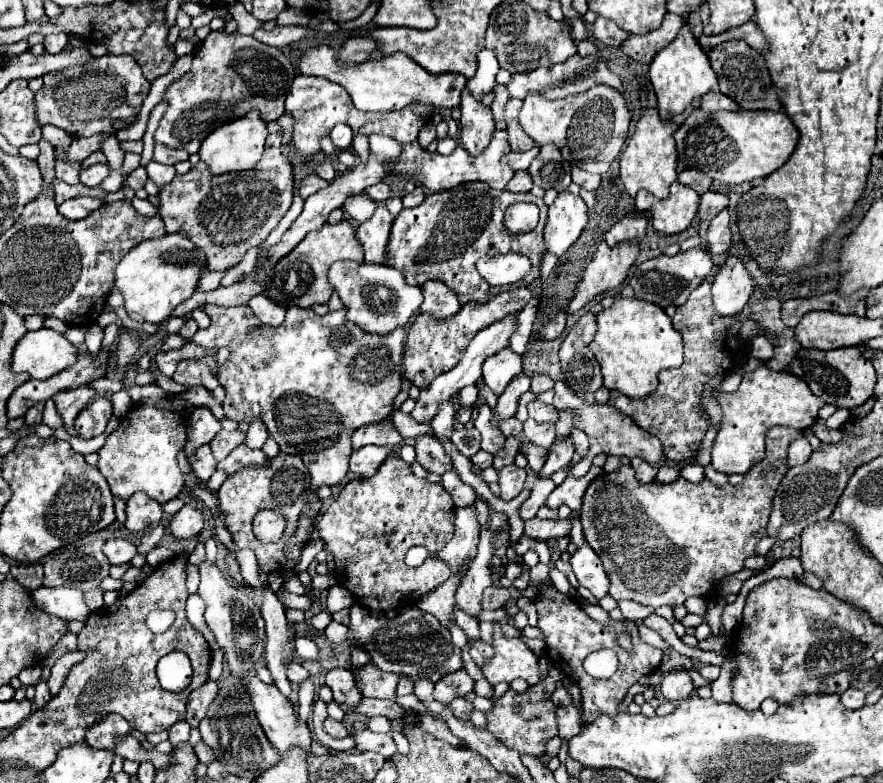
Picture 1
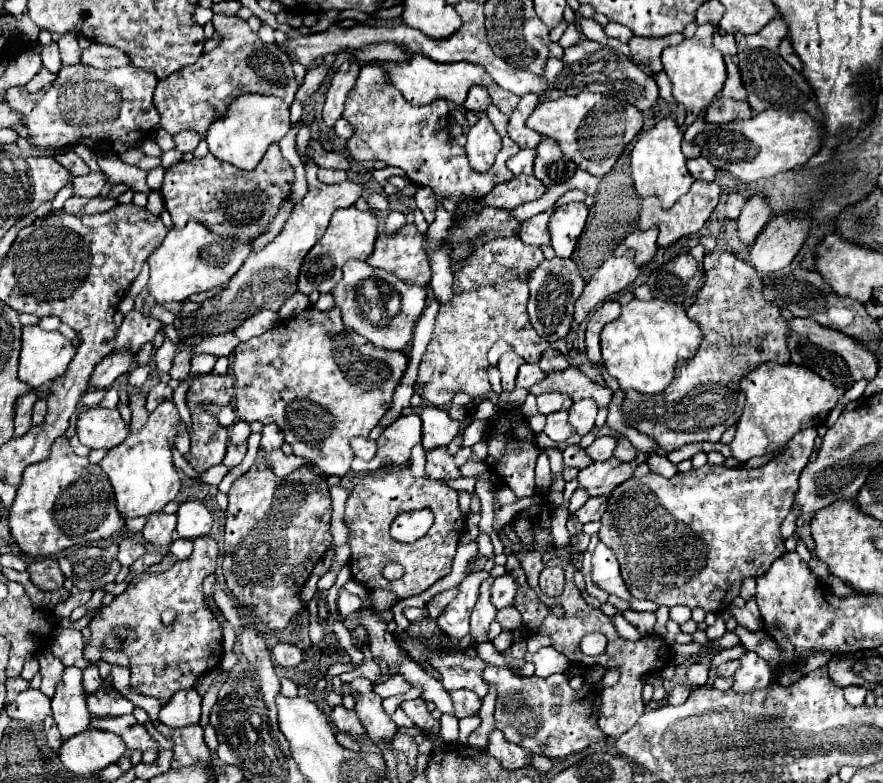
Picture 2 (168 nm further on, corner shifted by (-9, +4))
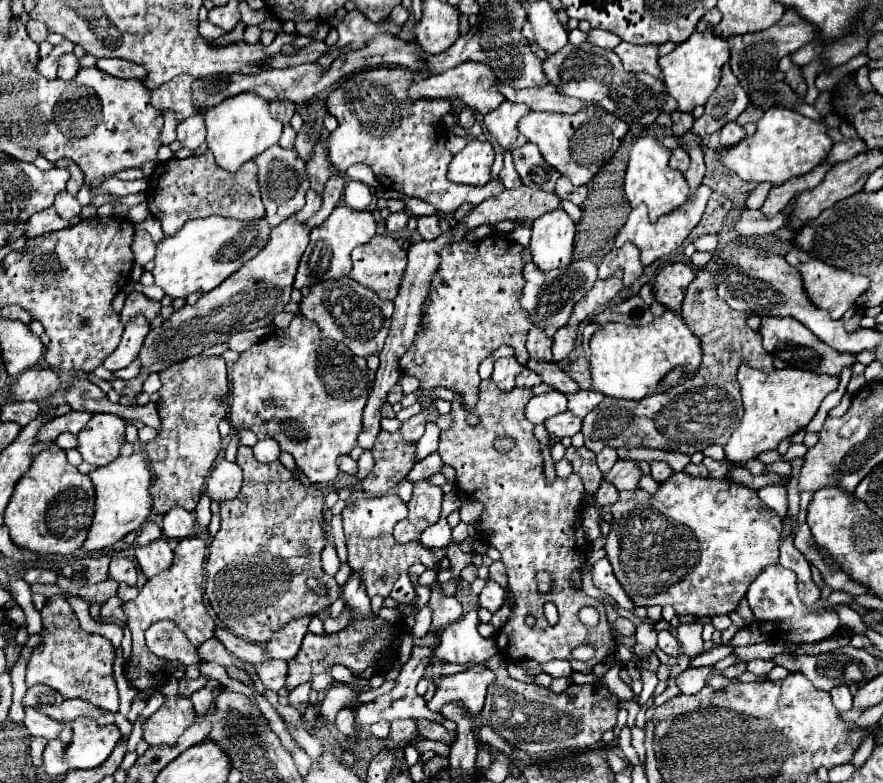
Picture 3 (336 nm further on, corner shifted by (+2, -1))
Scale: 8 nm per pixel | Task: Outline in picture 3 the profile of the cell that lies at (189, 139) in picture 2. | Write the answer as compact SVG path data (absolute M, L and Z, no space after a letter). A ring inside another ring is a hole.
M189 117L189 121L177 125L177 141L185 149L197 149L205 141L203 117Z

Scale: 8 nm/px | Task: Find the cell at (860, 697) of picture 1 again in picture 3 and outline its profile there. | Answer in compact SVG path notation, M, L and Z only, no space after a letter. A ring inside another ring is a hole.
M839 685L839 687L831 689L829 693L831 693L831 699L833 699L833 703L835 703L835 707L837 707L839 711L847 711L847 709L851 709L851 705L853 705L853 695L851 695L849 687Z

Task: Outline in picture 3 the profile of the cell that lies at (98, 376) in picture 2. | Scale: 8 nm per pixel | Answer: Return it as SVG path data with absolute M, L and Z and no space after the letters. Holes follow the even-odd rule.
M133 317L125 325L123 339L121 339L119 347L115 349L115 353L111 353L103 361L103 367L109 371L117 371L117 369L127 367L137 357L147 333L149 333L149 321L145 321L145 317Z

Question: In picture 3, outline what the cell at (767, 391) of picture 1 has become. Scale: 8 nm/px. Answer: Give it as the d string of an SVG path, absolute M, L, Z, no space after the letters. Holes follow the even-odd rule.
M749 365L739 367L737 379L741 385L745 415L723 447L725 459L733 463L745 463L749 459L755 459L763 451L777 449L783 439L805 429L815 417L821 401L839 385L839 379L829 375L805 373L801 369L773 369L771 373L765 373Z

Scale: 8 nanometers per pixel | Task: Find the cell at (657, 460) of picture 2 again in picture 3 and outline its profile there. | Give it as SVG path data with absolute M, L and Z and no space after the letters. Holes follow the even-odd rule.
M651 461L649 467L651 467L651 477L653 477L657 483L663 483L663 481L669 479L671 473L673 473L671 467L669 467L667 463L663 463L663 461Z

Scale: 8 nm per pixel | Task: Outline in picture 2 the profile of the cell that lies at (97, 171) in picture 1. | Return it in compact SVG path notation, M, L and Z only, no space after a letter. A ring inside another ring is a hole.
M90 172L88 176L74 178L72 188L74 188L74 196L78 198L96 198L104 188L104 176L102 172Z

